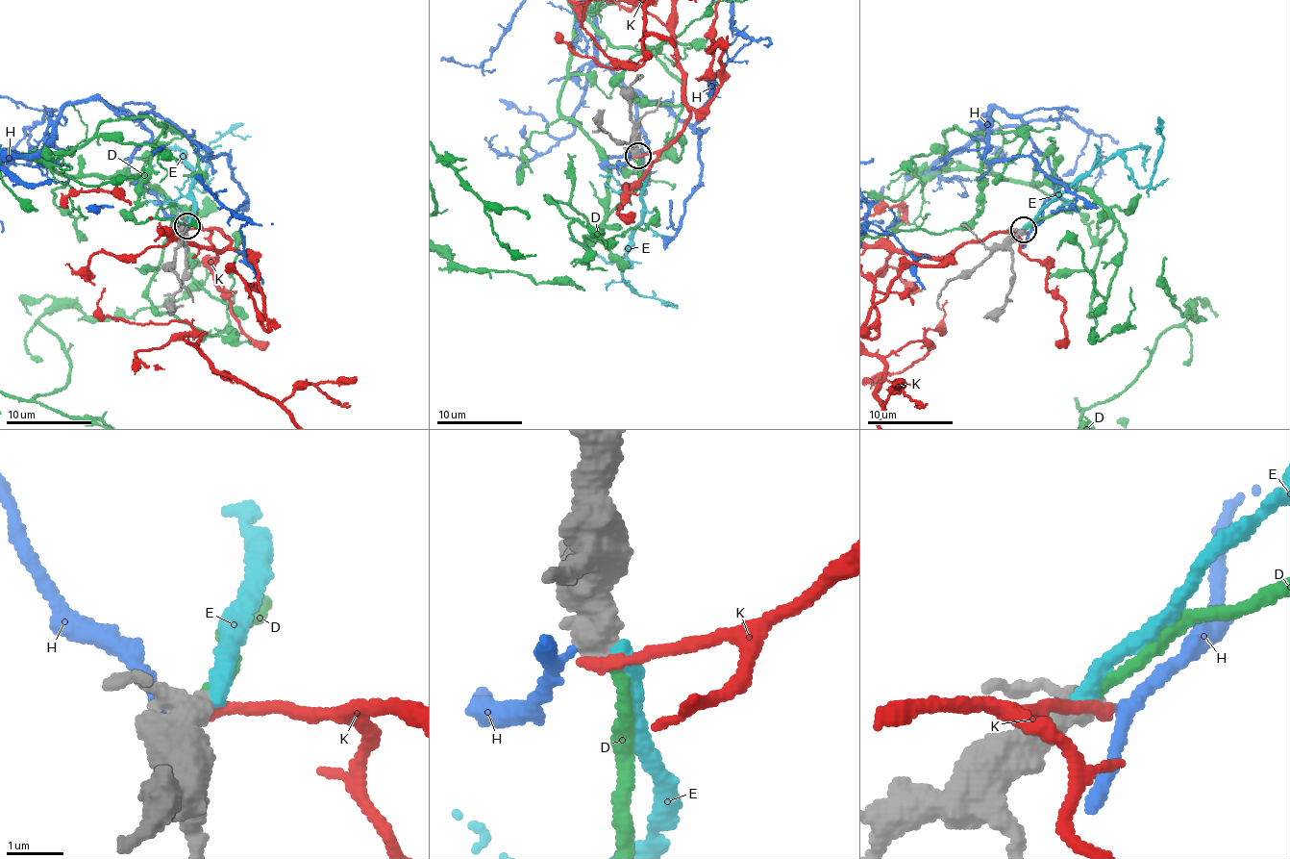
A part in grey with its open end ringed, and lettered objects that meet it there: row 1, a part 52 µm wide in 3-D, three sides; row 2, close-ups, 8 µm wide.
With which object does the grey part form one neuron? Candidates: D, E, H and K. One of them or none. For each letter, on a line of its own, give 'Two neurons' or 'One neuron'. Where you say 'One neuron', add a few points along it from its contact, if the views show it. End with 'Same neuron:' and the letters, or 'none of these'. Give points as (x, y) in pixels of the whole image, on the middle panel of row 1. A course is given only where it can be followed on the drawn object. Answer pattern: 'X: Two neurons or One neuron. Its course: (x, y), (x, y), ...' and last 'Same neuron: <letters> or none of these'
D: One neuron
E: Two neurons
H: Two neurons
K: Two neurons
Same neuron: D

